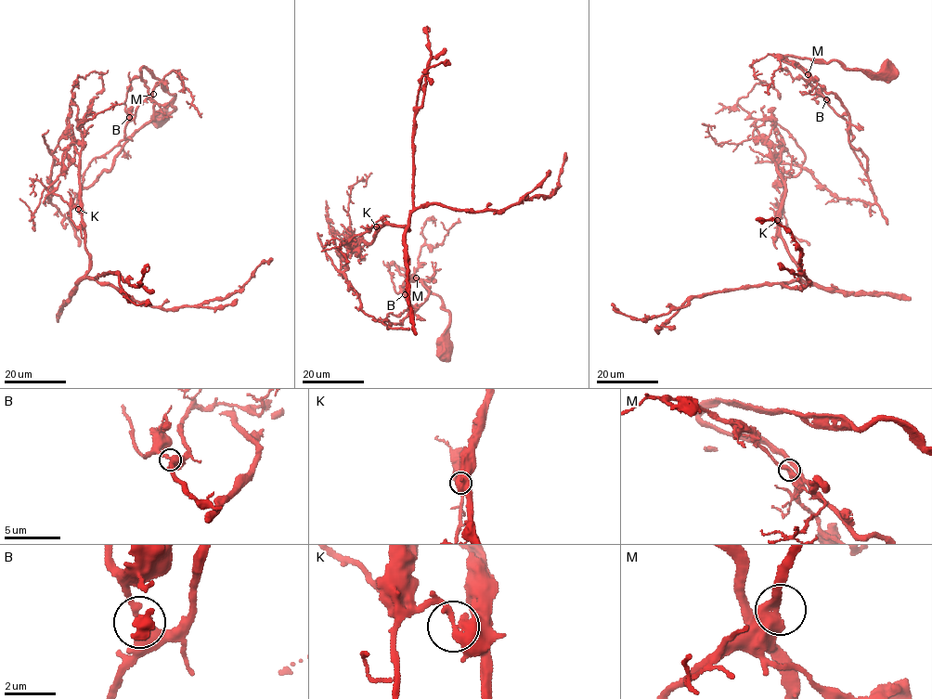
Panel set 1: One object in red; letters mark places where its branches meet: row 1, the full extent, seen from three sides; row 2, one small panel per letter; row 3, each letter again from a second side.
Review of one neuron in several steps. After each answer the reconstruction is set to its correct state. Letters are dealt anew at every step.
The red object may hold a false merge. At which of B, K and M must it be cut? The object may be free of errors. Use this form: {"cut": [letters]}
{"cut": ["K"]}

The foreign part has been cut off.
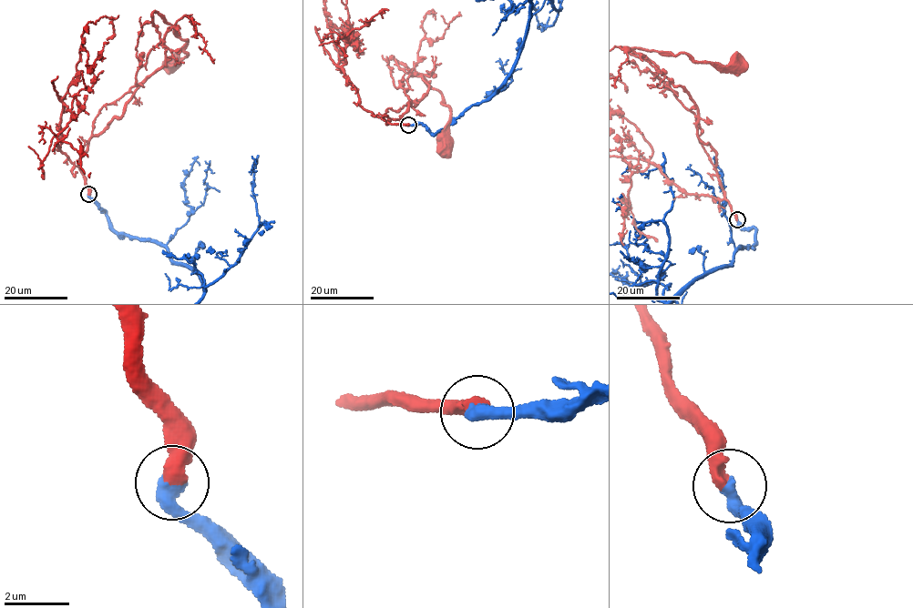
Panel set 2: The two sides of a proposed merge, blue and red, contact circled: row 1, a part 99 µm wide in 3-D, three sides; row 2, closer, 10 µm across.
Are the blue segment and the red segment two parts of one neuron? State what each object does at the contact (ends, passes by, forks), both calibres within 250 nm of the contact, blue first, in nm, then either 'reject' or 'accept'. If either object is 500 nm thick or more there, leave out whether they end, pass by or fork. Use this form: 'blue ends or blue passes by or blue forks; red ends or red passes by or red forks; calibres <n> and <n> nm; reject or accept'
blue ends; red ends; calibres 480 and 440 nm; accept

